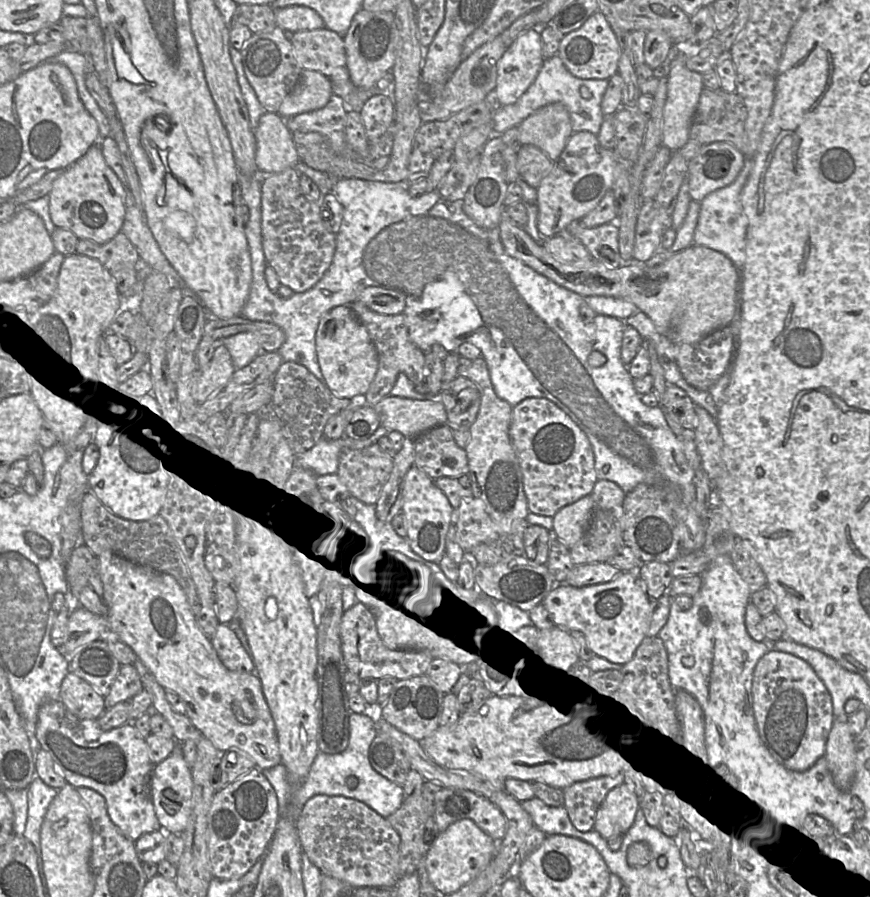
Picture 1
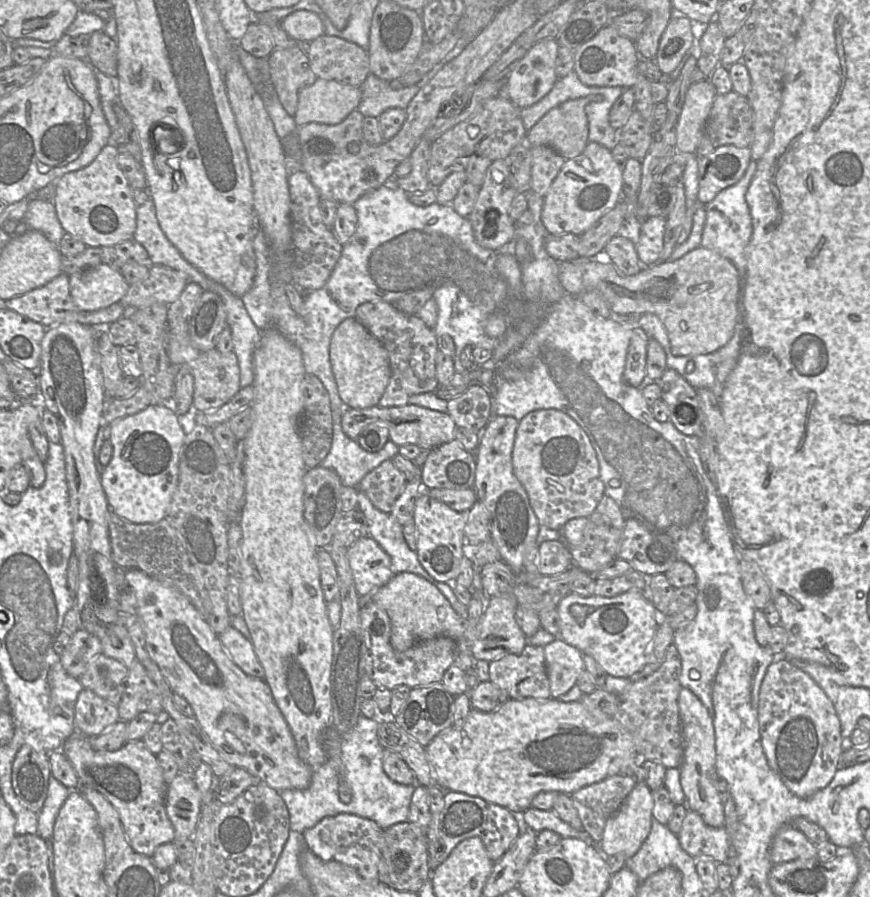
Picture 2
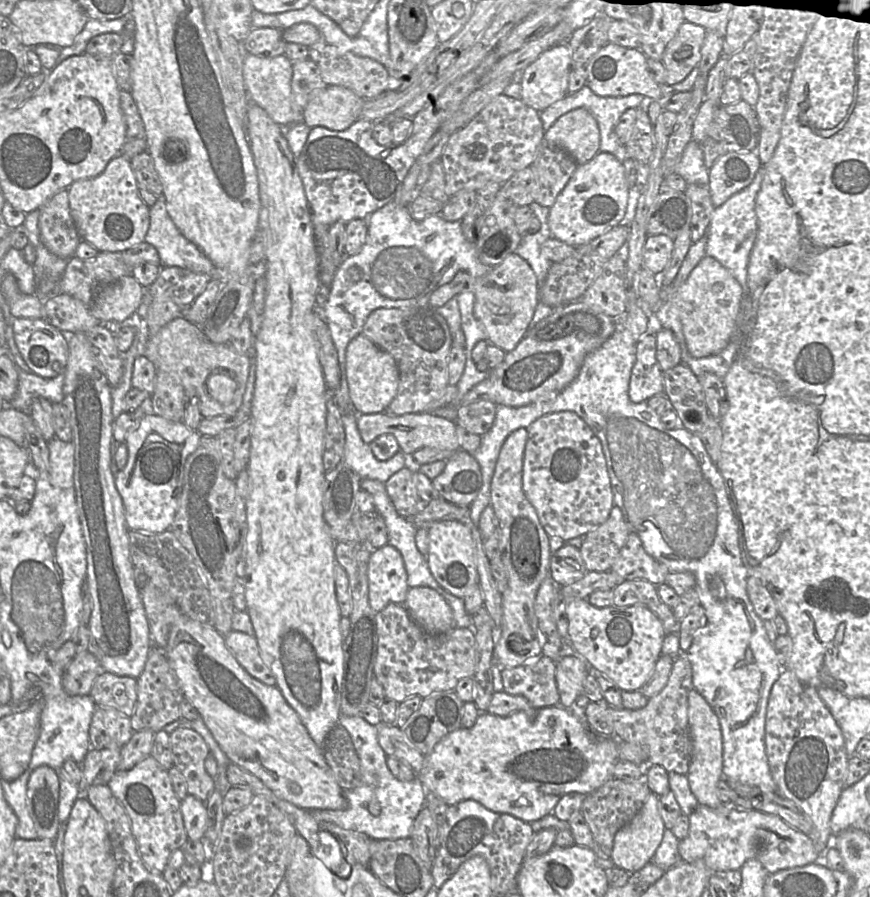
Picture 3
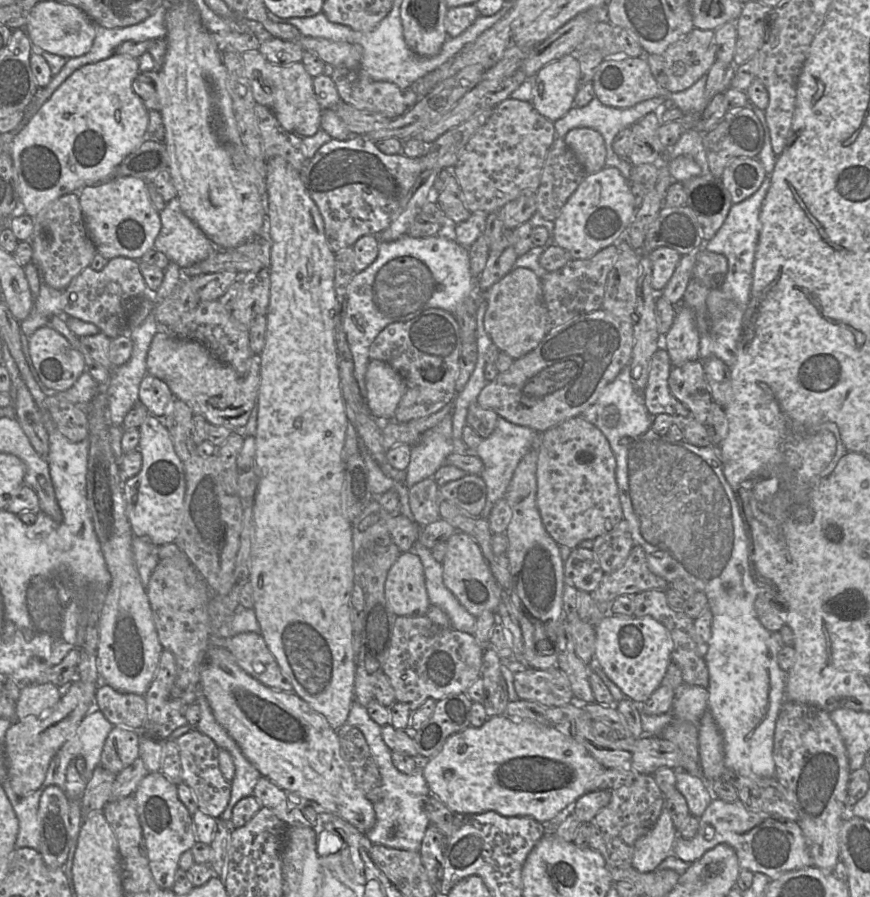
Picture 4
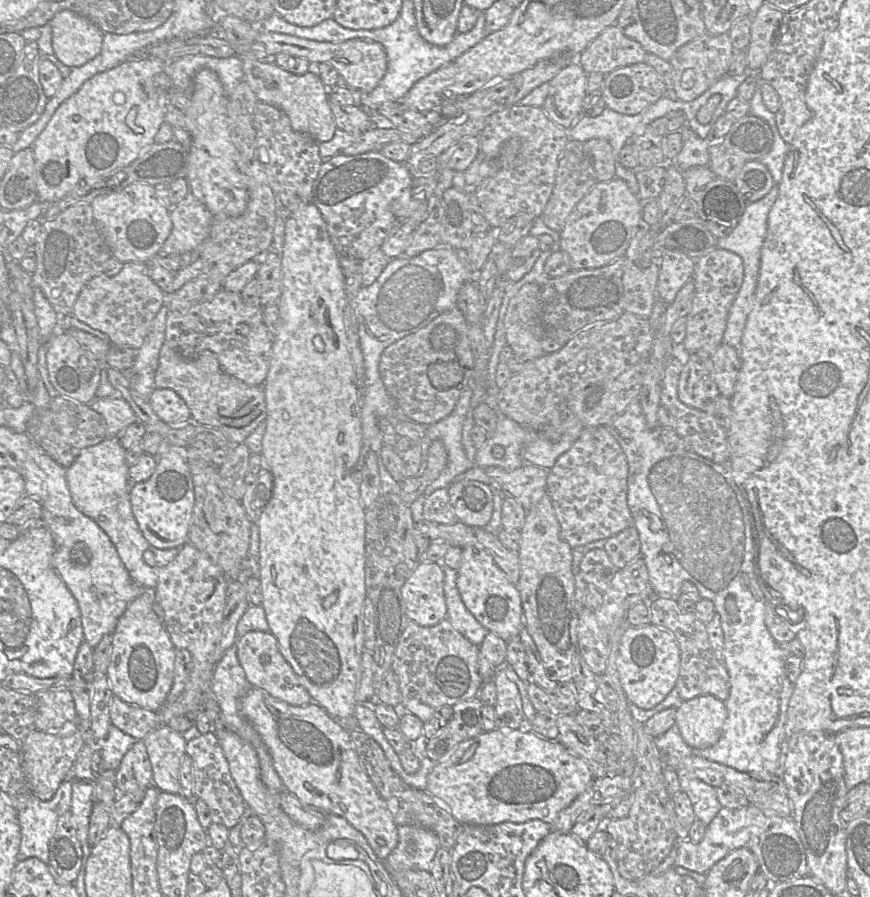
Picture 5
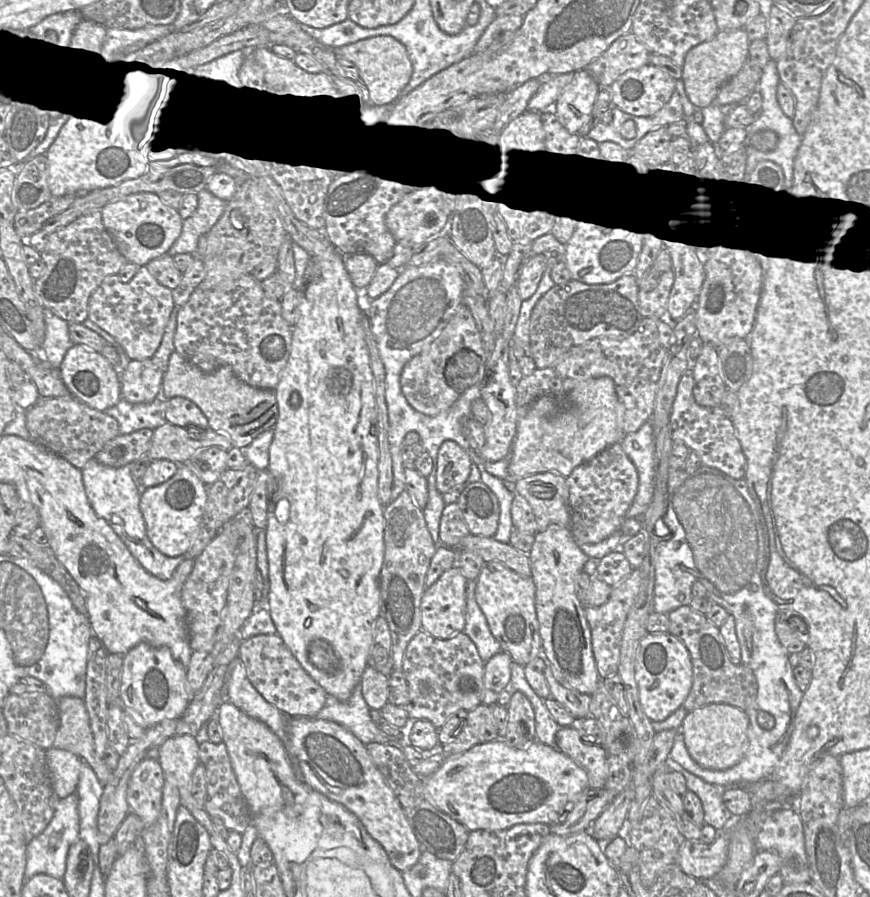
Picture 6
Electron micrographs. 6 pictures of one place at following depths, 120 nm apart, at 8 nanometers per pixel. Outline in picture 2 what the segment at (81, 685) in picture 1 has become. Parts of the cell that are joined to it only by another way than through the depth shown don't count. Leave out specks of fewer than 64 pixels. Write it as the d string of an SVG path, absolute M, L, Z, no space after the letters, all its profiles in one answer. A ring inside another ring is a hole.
M84 688L80 691L75 704L76 730L88 737L94 737L119 720L116 706L90 689Z

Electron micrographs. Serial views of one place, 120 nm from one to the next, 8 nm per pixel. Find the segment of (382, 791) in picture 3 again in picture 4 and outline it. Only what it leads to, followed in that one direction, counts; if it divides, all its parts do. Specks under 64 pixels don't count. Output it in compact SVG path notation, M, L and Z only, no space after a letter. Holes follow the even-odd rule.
M357 702L352 703L346 724L362 732L382 778L383 797L373 803L376 822L373 828L365 833L366 838L373 844L419 852L425 832L431 824L425 809L426 799L430 795L423 775L423 764L427 760L420 758L420 766L412 774L400 772L392 762L392 751L383 741L382 727L369 716L366 706Z

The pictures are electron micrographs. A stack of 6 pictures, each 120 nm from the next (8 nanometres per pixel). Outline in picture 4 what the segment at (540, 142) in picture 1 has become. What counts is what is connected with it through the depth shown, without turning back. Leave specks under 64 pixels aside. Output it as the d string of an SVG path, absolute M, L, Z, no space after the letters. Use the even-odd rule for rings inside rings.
M574 128L564 141L574 152L587 174L599 172L606 166L606 146L603 136L591 128Z

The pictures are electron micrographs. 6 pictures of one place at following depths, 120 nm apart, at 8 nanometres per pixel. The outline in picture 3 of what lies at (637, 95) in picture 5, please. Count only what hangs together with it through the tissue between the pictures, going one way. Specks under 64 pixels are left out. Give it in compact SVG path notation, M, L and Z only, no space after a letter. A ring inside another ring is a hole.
M607 42L584 65L587 73L587 86L601 97L639 94L658 101L662 98L661 89L650 76L646 62L647 57L640 49L626 48Z

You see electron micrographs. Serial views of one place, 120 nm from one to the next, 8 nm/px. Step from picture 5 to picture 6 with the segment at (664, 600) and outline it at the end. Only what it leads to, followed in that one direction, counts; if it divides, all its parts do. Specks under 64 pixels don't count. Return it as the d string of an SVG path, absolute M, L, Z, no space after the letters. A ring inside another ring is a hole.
M681 606L669 612L667 617L670 633L684 643L693 667L693 683L683 707L690 712L712 703L729 704L741 710L753 705L758 691L755 675L747 666L732 662L719 628L690 606Z

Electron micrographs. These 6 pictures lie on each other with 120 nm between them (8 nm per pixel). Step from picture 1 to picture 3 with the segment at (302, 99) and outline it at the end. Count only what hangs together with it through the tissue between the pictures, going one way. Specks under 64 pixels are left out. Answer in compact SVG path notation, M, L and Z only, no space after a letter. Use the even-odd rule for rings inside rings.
M327 86L310 96L301 112L301 120L310 128L344 131L360 117L365 102L347 88Z

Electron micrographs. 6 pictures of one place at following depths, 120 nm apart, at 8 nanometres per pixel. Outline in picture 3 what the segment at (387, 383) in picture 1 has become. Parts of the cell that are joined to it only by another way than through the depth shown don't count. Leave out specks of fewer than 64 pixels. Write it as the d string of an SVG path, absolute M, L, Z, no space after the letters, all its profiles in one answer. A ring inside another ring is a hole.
M430 305L426 306L415 306L410 308L378 308L374 310L367 318L362 333L365 337L367 337L372 343L374 343L376 346L378 346L380 349L388 352L394 359L397 364L400 379L399 379L399 386L398 391L395 396L395 398L392 400L390 405L388 406L388 411L391 414L400 416L405 414L411 414L411 413L422 413L422 412L433 412L433 411L427 411L426 406L430 404L434 400L440 399L443 395L444 390L449 385L448 383L448 372L447 372L447 366L448 366L448 357L449 353L452 347L452 337L451 333L447 324L447 321L445 318L437 312L436 308L433 308Z

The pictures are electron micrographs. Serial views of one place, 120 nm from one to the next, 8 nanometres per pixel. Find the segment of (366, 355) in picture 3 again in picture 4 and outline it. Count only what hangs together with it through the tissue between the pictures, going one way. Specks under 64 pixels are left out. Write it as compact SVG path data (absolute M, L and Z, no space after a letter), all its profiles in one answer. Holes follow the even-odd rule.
M370 360L365 375L366 402L378 421L394 419L395 411L405 393L403 378L386 362Z

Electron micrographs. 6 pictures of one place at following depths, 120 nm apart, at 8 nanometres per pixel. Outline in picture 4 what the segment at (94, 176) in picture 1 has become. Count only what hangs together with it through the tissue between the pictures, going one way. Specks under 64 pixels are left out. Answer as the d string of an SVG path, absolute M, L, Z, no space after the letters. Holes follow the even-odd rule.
M133 176L108 178L97 184L83 187L78 192L85 226L98 253L108 260L123 256L140 260L143 254L154 247L154 241L161 229L159 211L153 206L147 190L147 183Z

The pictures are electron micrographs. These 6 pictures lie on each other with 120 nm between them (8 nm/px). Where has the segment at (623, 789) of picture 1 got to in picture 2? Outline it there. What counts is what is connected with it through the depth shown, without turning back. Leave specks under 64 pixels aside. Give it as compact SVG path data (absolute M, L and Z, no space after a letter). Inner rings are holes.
M637 783L619 810L611 816L599 844L602 854L633 857L647 839L652 825L654 800L646 783Z

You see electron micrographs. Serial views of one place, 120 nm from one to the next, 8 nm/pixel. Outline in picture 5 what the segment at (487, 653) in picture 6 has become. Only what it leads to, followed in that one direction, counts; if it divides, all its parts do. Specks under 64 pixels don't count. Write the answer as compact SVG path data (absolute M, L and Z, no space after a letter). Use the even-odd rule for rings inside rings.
M444 564L442 566L447 606L446 620L472 644L479 647L489 631L480 624L463 603L456 586L457 571Z

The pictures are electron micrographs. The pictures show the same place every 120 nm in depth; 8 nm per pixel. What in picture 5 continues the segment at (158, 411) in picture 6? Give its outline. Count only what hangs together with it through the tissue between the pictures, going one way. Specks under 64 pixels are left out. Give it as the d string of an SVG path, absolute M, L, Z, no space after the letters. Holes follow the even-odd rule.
M123 397L94 399L88 404L105 418L107 437L119 437L127 426L139 420Z

